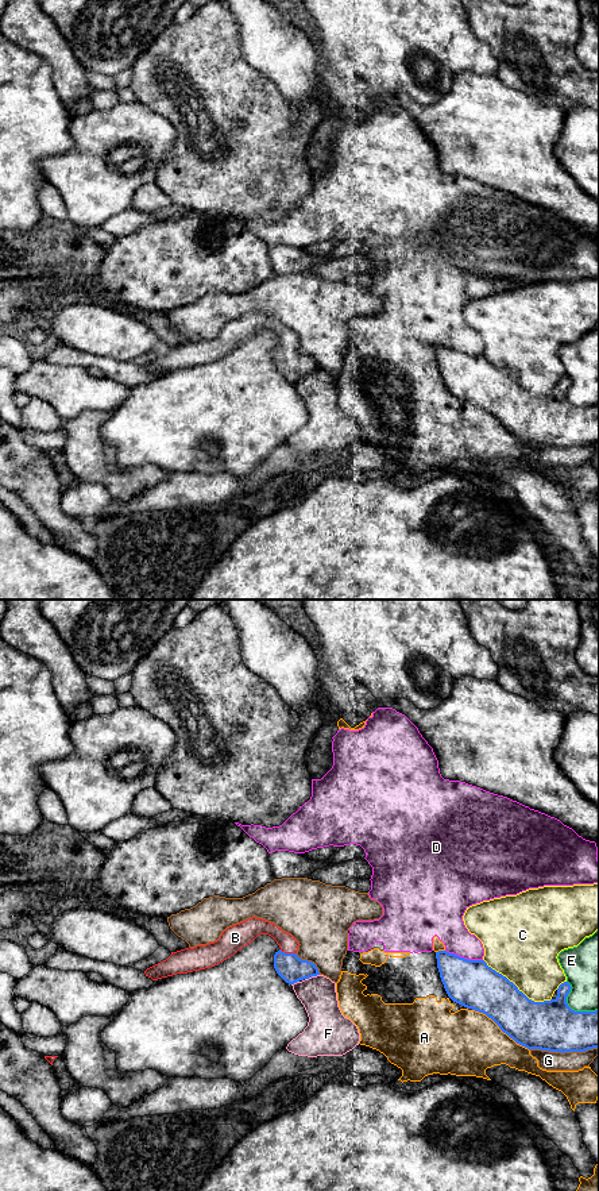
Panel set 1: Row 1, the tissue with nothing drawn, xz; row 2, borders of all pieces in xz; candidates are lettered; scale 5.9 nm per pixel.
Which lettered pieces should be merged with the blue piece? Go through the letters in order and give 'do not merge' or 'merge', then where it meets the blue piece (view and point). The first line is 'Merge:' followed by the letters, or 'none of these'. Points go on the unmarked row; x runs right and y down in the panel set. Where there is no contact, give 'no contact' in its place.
Merge: B
A: do not merge; contact xz (501, 424)
B: merge; contact xz (288, 349)
C: do not merge; contact xz (517, 382)
D: do not merge; contact xz (463, 353)
E: do not merge; contact xz (569, 403)
F: do not merge; contact xz (312, 370)
G: do not merge; contact xz (563, 447)

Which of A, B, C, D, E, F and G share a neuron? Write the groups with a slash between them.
A D / B / C / E / F / G

